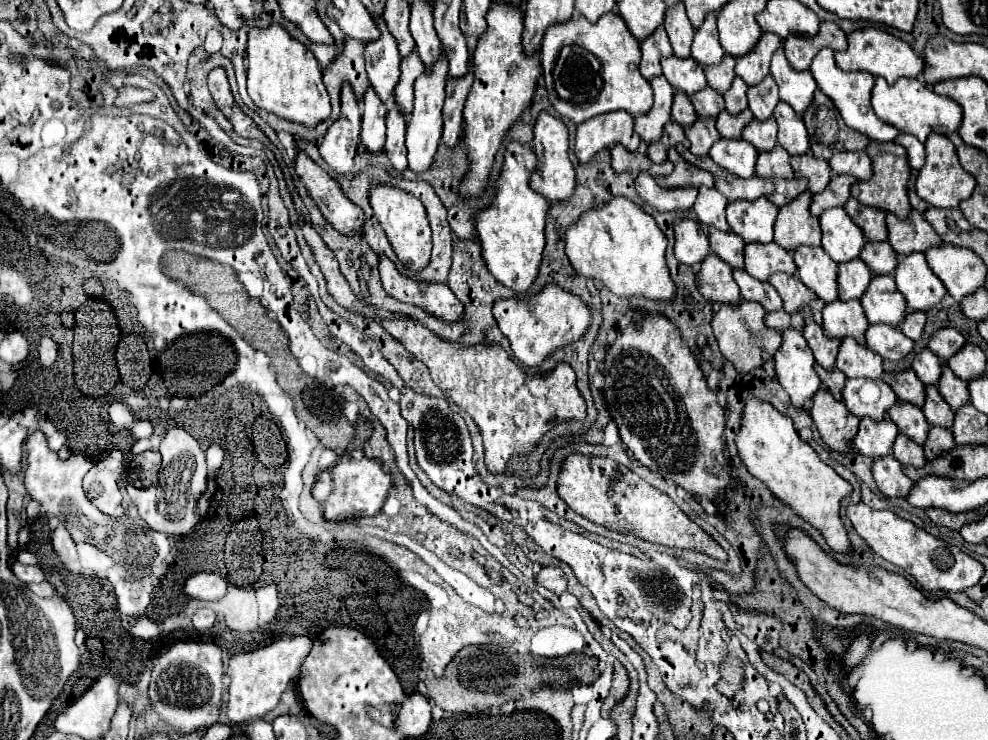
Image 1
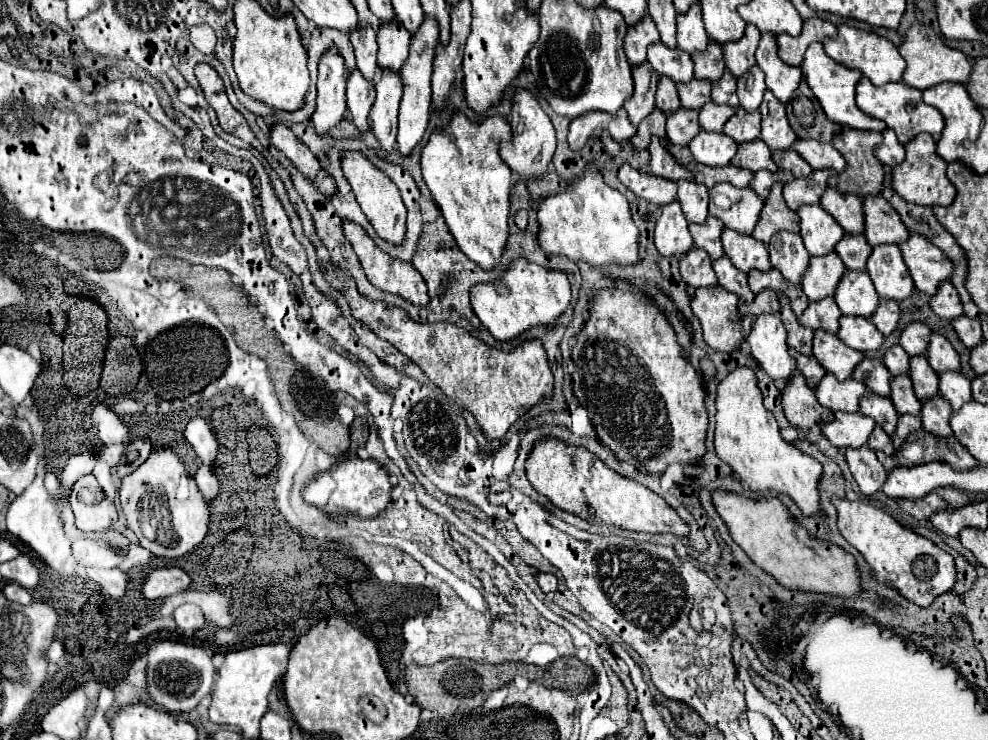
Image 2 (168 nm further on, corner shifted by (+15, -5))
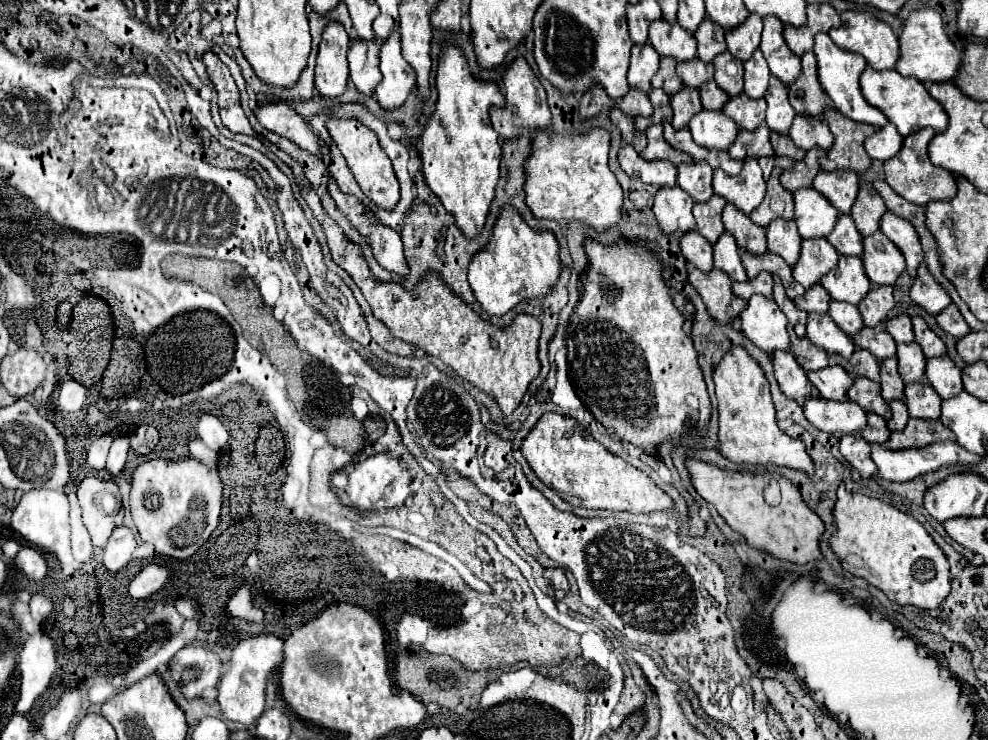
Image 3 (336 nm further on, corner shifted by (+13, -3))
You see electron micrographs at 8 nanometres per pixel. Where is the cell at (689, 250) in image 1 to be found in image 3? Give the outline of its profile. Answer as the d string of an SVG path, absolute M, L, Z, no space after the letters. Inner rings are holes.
M661 187L653 197L653 213L659 221L659 227L665 235L675 231L691 231L695 229L693 219L693 199L679 187Z

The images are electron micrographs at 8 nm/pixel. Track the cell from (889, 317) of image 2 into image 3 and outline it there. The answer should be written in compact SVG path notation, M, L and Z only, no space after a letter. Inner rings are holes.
M891 285L873 287L863 297L863 301L857 305L857 309L859 309L863 323L867 327L875 327L877 323L881 323L887 317L887 313L893 309L893 289L891 289Z

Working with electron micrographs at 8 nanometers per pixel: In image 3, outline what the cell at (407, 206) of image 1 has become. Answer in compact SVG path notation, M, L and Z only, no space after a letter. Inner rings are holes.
M329 117L325 127L331 133L333 141L337 143L339 151L343 153L343 157L345 157L349 169L353 171L359 187L363 189L363 193L369 199L373 199L375 205L379 205L383 209L391 209L391 205L395 205L395 201L399 201L399 183L397 183L395 173L393 173L391 159L383 151L383 147L379 145L377 135L369 127L365 127L361 121L357 121L357 119Z

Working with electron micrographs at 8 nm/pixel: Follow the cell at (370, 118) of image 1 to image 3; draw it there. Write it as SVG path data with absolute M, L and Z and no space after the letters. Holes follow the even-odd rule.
M355 39L349 45L349 71L351 71L351 81L353 85L365 93L371 95L375 91L375 85L381 81L381 71L379 71L379 43L373 41L363 41Z

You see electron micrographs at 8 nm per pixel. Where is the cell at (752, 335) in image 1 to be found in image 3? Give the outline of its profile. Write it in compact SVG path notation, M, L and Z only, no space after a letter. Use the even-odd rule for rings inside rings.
M689 269L689 283L699 291L703 303L707 305L709 313L715 317L719 325L733 323L733 319L741 313L745 307L745 299L733 295L731 291L731 279L727 273L719 269L711 269L707 273L699 269Z

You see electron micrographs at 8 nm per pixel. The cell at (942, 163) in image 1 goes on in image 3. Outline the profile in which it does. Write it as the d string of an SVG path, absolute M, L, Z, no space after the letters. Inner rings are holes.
M919 129L919 131L911 133L911 135L907 135L905 141L903 141L901 151L895 157L885 161L887 183L895 189L897 195L901 195L903 199L907 199L909 203L915 203L915 205L927 205L929 201L949 199L949 197L953 197L957 193L955 177L949 171L945 171L941 167L935 167L929 161L927 145L933 139L933 135L935 135L933 129Z

